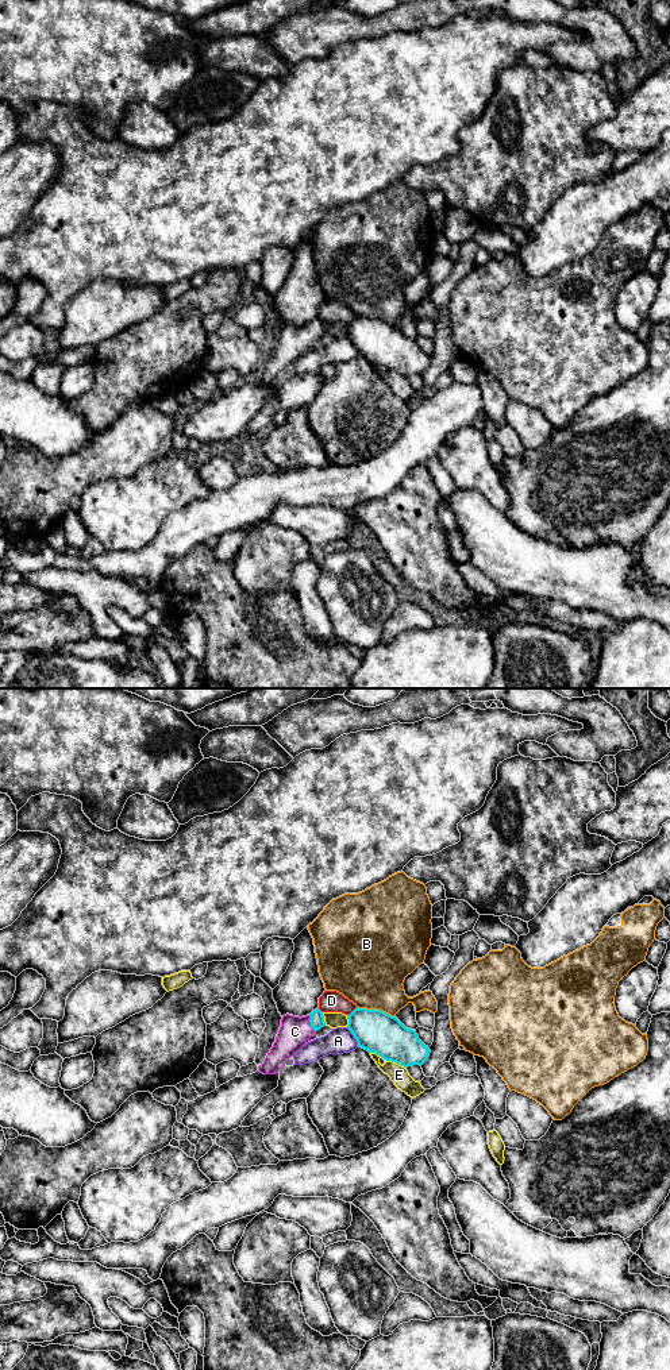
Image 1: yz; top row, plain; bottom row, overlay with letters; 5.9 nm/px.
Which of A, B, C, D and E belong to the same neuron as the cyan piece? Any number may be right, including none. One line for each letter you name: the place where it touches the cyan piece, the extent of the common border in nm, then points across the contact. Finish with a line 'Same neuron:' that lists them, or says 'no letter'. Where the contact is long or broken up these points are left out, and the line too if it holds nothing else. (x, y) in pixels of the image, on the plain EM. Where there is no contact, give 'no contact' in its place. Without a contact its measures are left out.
Same neuron: no letter

